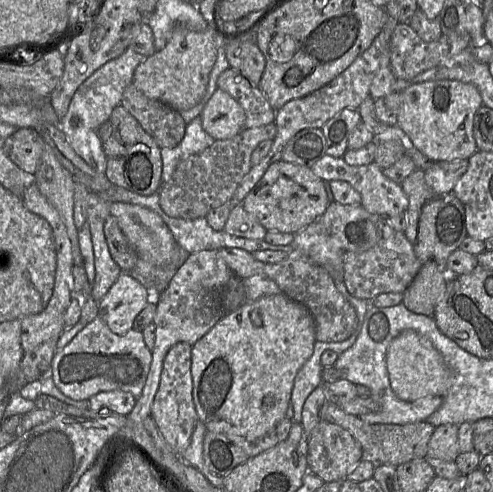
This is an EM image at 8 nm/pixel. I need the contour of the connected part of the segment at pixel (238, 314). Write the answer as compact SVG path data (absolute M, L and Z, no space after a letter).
M283 293L266 295L255 301L245 301L237 309L226 313L192 346L191 374L193 380L193 401L198 420L205 425L207 431L223 434L227 437L241 437L246 441L255 441L264 436L286 416L295 377L304 363L312 355L315 342L315 322L310 311L303 304L293 301Z

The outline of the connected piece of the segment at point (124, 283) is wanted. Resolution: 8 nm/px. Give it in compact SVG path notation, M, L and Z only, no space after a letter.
M121 273L98 303L99 316L118 336L133 327L137 315L150 302L148 290L129 273Z

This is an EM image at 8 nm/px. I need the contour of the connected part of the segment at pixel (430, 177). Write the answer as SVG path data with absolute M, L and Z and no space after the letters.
M467 159L433 162L424 171L426 184L437 194L452 192L457 181L466 172L468 165Z

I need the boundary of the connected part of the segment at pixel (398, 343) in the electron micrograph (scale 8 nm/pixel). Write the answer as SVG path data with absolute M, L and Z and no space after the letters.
M404 330L389 344L386 363L395 395L405 402L426 396L444 397L452 386L452 373L432 343L413 330Z

